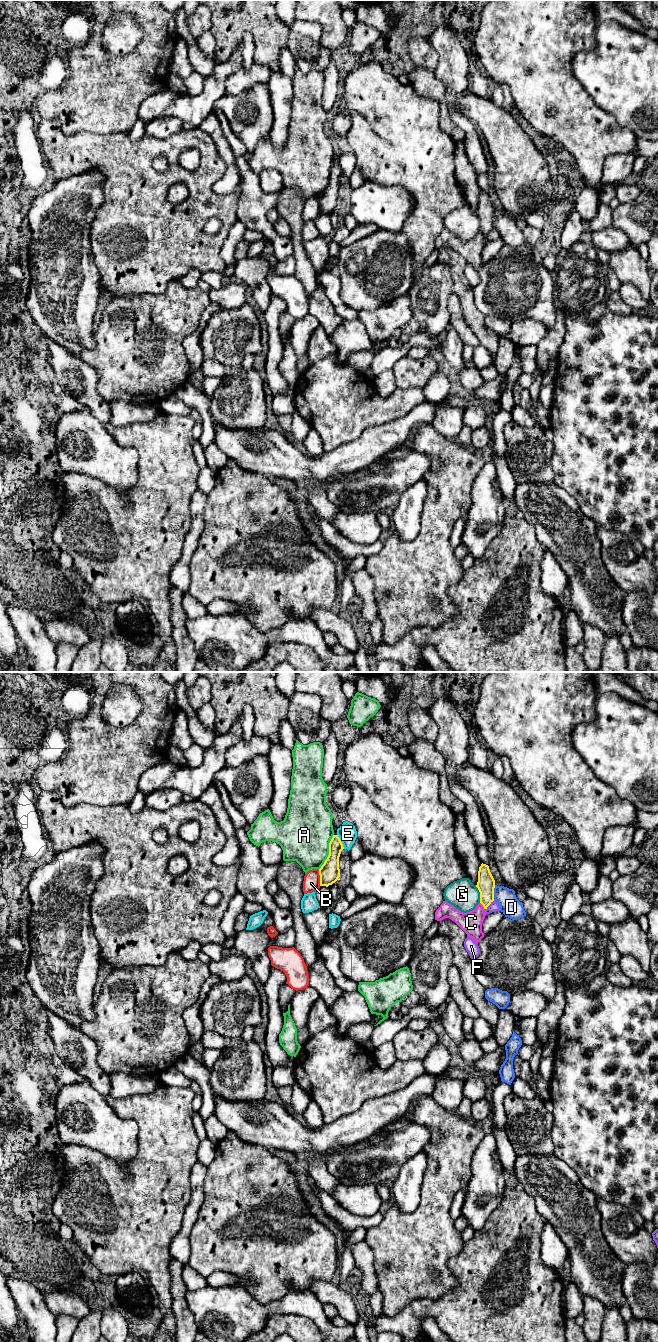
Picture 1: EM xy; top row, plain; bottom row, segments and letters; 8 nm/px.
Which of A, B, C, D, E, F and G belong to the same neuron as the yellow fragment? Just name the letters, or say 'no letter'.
no letter

